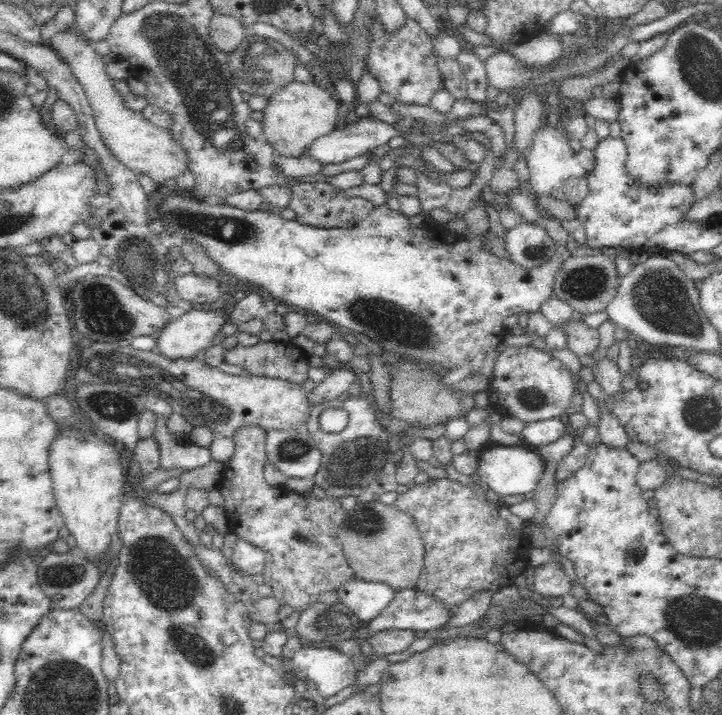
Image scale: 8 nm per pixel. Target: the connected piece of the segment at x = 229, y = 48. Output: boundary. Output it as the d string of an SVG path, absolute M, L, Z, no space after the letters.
M214 15L209 26L212 44L218 50L230 54L246 41L245 29L236 17Z

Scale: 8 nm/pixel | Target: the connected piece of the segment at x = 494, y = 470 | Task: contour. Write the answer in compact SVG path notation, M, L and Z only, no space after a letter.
M489 445L479 449L479 467L477 474L486 490L494 491L496 496L507 497L533 493L542 478L545 461L532 447L522 445Z

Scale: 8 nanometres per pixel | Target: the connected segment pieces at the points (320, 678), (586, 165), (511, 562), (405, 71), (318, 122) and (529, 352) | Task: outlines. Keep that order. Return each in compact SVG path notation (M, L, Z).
M302 647L291 658L291 669L305 675L324 699L357 680L353 661L332 647Z
M544 121L534 135L531 147L525 154L525 160L529 169L531 190L538 197L542 195L551 197L555 190L562 190L564 184L571 178L586 177L594 165L591 156L572 150L561 127L548 126Z
M428 479L424 484L416 485L408 492L398 495L392 505L415 520L425 546L424 570L415 588L434 595L434 599L444 603L446 609L457 609L476 592L498 592L501 588L512 585L518 575L530 572L528 531L518 532L512 528L513 523L498 514L497 503L484 500L465 479Z
M408 18L395 33L386 35L382 23L376 19L371 24L369 39L367 71L378 79L381 92L390 94L400 103L424 106L430 104L435 92L445 89L442 73L432 53L432 41L427 31L418 25L418 21Z
M294 80L269 98L263 113L263 139L277 155L298 158L306 155L314 140L337 128L339 100L331 90L322 90L315 81L302 83Z
M529 345L522 348L510 346L498 356L494 365L488 370L490 407L502 411L504 415L523 420L526 423L541 420L566 418L566 409L574 396L574 381L565 364L552 350L538 349Z

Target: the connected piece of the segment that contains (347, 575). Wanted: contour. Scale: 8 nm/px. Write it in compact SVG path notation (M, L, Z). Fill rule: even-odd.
M252 424L240 426L233 432L236 450L228 462L216 487L225 500L225 513L228 515L229 532L238 538L251 542L265 554L265 567L262 572L265 584L272 587L272 596L282 605L288 604L294 611L304 612L319 601L322 592L337 592L344 584L358 579L348 564L347 556L338 536L338 528L344 522L347 510L342 507L341 498L317 498L312 493L298 495L289 488L275 488L264 479L264 462L267 460L267 431Z

